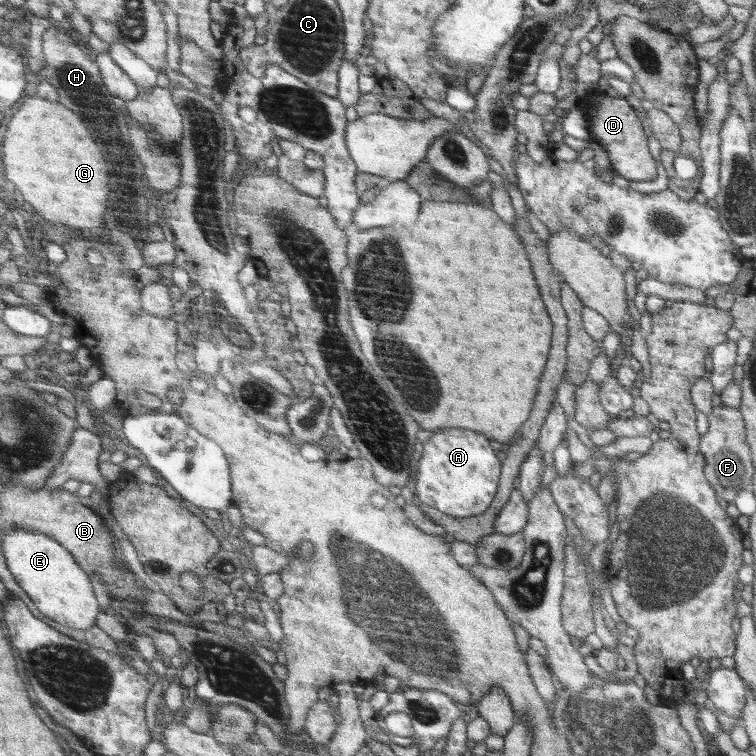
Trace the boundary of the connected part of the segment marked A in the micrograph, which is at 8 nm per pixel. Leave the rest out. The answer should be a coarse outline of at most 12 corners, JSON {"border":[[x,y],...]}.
{"border":[[438,430],[424,442],[417,503],[476,517],[500,488],[486,436]]}

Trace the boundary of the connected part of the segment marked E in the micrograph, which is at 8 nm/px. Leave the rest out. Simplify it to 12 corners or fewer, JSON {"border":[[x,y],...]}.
{"border":[[5,534],[11,571],[42,614],[98,624],[92,578],[48,534]]}

